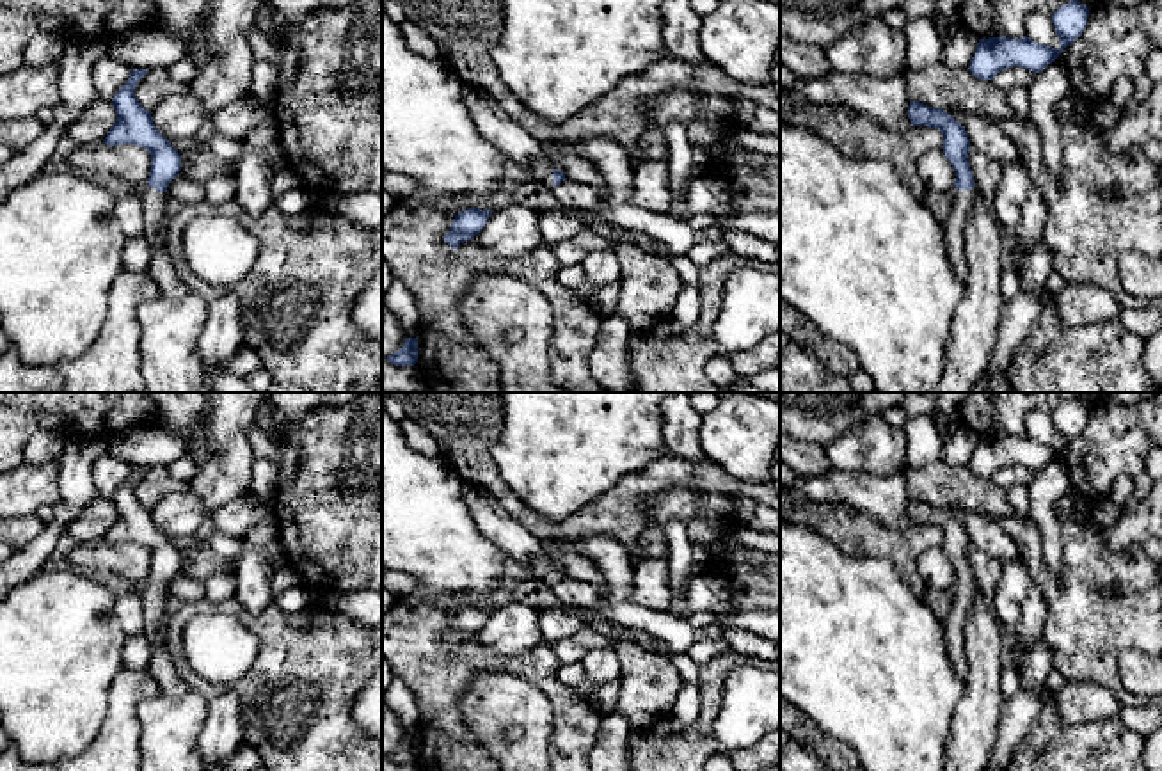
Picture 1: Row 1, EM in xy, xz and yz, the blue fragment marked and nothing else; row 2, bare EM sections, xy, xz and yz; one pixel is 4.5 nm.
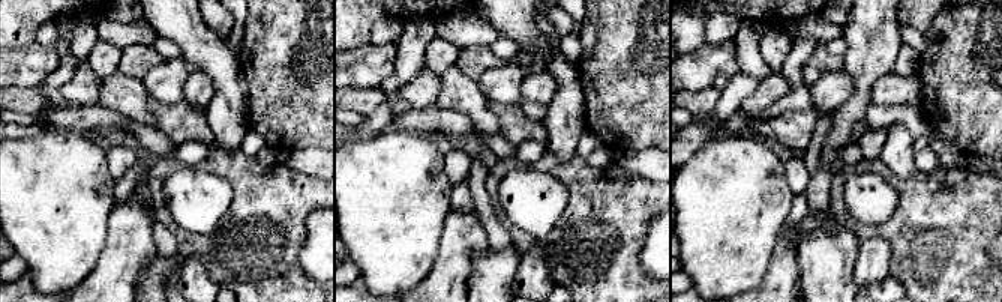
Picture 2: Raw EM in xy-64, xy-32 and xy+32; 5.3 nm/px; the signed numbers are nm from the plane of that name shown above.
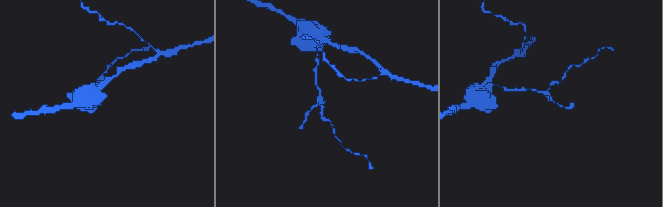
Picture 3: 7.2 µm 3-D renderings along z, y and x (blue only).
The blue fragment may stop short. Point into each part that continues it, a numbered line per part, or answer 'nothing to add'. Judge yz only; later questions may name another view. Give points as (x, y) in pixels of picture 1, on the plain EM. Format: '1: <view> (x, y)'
1: yz (962, 599)

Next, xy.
1: xy (157, 604)

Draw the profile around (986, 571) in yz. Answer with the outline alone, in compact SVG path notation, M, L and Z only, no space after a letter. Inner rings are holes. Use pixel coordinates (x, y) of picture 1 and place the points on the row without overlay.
M968 549L968 561L974 574L974 584L981 588L988 604L993 604L995 588L1000 581L1004 565L979 549Z

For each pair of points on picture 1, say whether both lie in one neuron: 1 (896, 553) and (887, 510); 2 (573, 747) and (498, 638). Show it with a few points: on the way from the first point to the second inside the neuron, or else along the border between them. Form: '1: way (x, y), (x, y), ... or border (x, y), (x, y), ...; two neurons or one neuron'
1: border (853, 507), (898, 530), (907, 530), (912, 524); two neurons
2: border (475, 635), (500, 654), (526, 652), (544, 642); two neurons

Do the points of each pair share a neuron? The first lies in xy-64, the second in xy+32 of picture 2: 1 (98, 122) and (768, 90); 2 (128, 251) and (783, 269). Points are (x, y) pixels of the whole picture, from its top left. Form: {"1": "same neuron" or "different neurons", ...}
{"1": "different neurons", "2": "same neuron"}

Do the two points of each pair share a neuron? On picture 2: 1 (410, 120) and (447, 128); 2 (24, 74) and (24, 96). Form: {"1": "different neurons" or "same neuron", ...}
{"1": "same neuron", "2": "different neurons"}

